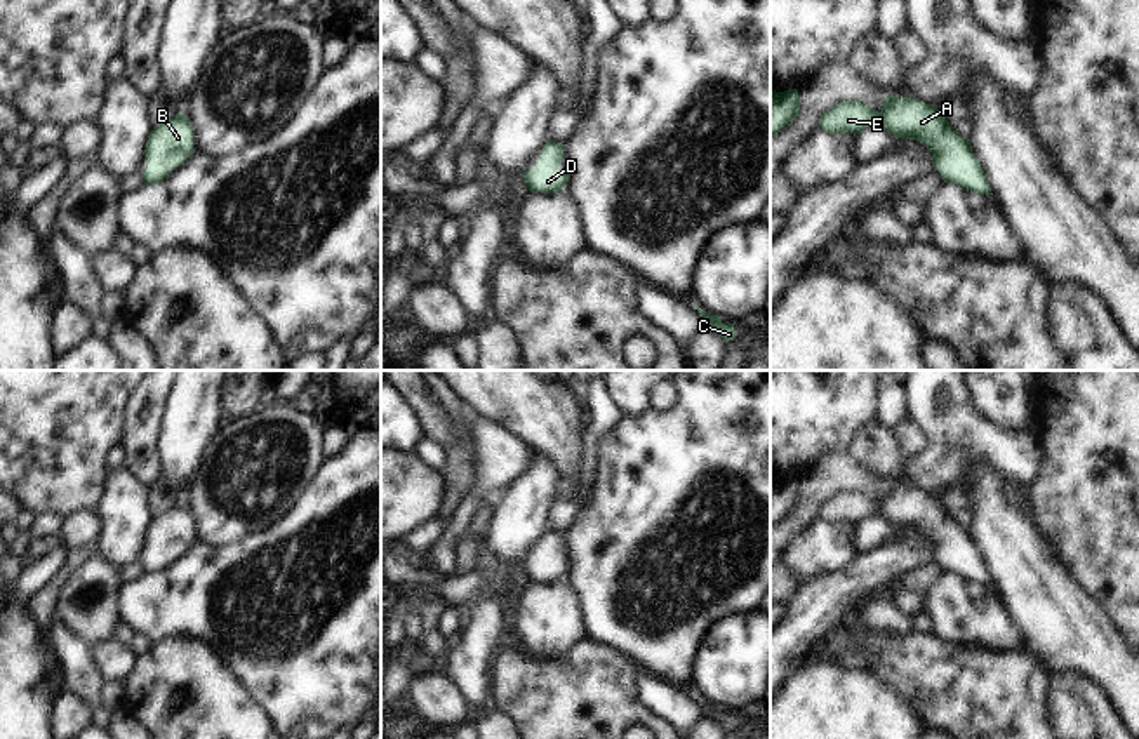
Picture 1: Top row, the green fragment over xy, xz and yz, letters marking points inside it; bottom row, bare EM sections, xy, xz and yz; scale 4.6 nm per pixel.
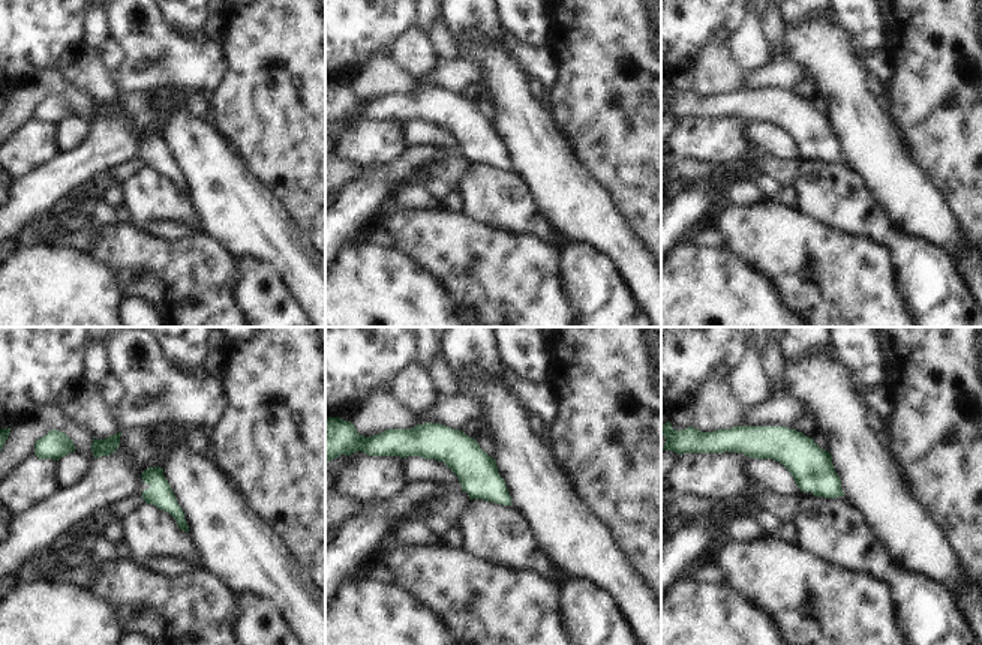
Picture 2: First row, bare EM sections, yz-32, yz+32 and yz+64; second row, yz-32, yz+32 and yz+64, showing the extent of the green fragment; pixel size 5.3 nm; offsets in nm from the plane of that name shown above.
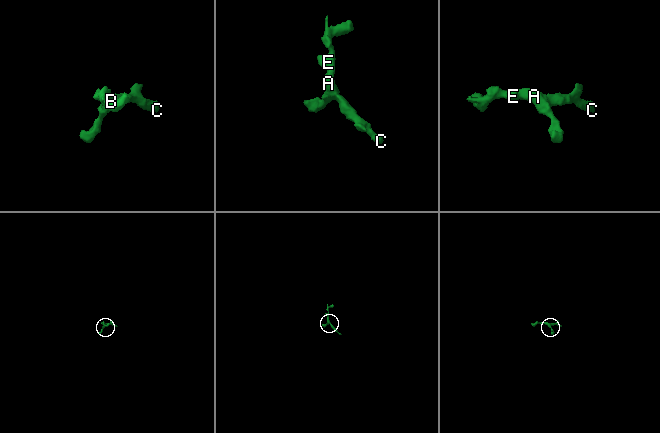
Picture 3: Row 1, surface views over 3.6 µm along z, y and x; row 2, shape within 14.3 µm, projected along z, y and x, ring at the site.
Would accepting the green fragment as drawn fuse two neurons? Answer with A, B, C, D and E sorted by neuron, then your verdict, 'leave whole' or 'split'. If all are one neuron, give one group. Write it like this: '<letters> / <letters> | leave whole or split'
A B C D E | leave whole

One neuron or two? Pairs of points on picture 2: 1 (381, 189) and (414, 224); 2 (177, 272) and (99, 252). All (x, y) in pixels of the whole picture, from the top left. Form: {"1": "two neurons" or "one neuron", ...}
{"1": "two neurons", "2": "one neuron"}

